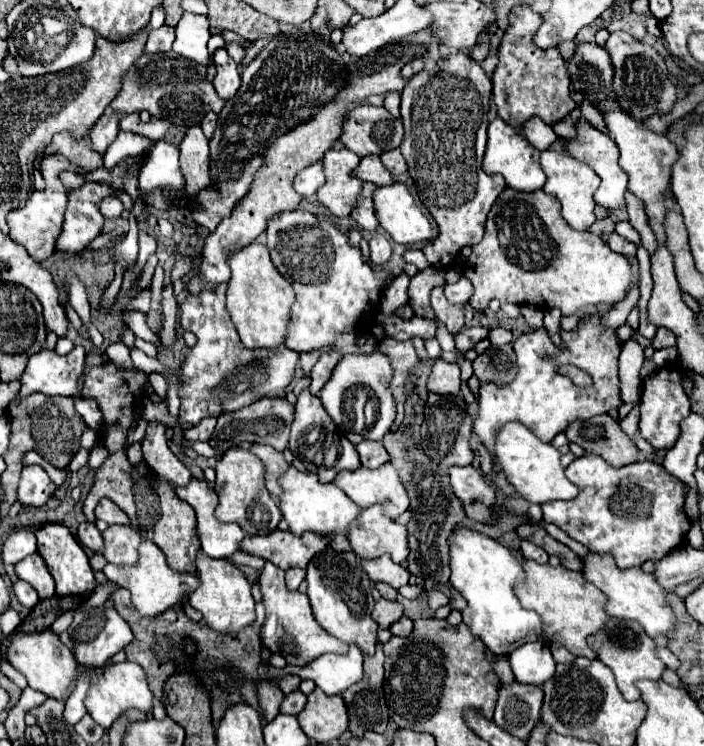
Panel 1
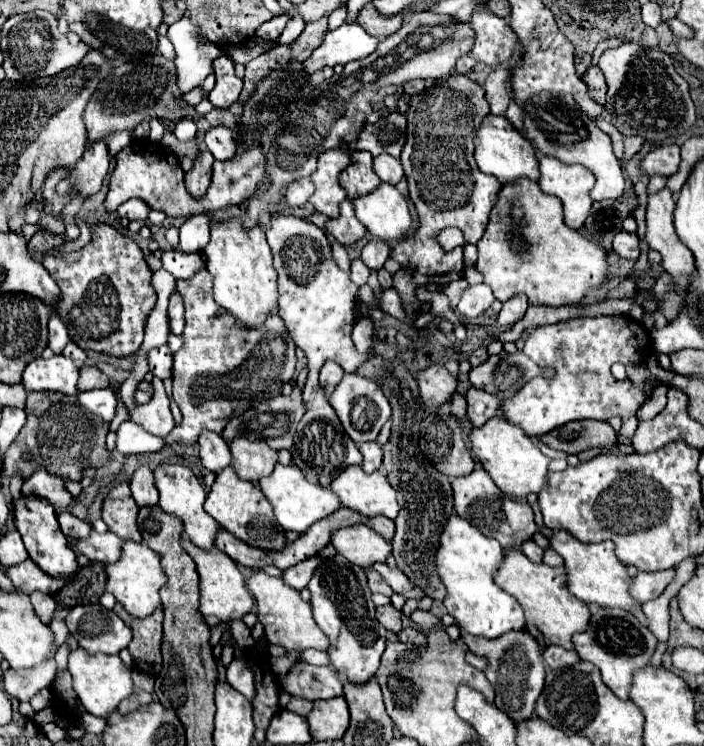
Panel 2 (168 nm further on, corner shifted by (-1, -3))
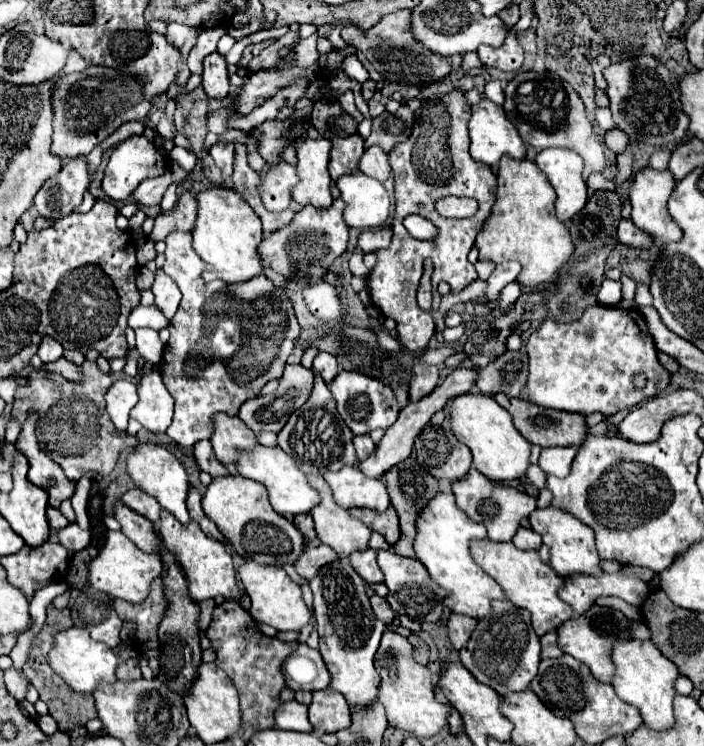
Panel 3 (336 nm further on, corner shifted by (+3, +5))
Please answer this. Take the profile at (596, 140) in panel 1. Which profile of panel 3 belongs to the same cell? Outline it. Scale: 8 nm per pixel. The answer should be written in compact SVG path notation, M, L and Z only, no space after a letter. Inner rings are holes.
M550 71L518 73L504 87L504 95L506 101L502 109L528 145L536 147L538 151L548 147L566 147L576 151L584 159L584 179L588 179L588 175L594 171L598 173L604 171L606 167L604 145L598 141L594 127L586 117L582 99L574 91L574 87L568 81L564 81L558 73Z

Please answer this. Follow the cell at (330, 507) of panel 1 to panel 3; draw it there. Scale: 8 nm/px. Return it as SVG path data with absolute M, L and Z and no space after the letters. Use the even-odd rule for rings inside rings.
M254 447L250 451L240 451L238 461L236 461L236 471L242 477L254 479L262 483L268 491L270 505L274 507L276 513L280 515L298 515L298 513L308 513L314 505L318 505L318 493L308 485L306 475L296 467L294 459L288 457L280 447Z

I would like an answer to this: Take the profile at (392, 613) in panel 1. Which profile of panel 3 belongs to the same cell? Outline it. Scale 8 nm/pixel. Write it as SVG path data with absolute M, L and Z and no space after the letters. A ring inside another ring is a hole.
M372 595L372 597L370 597L370 603L372 603L372 609L374 609L374 615L376 615L378 619L382 619L386 625L390 625L392 619L394 619L394 611L390 609L388 601L382 599L382 597L378 597L378 595Z

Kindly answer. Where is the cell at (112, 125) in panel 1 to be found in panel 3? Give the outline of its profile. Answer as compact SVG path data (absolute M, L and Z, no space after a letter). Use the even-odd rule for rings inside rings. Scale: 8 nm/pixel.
M86 157L64 161L62 171L38 189L34 207L40 217L54 223L64 215L70 215L82 203L82 195L88 185L90 175L86 169Z

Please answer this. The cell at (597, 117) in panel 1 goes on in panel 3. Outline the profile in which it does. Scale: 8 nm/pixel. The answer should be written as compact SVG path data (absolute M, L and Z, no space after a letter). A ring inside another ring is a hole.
M614 129L614 131L606 133L604 143L606 143L606 147L608 147L612 153L620 155L620 153L624 153L624 151L626 151L626 147L630 145L630 139L628 139L628 135L626 135L626 133L622 133L622 131L616 131L616 129Z

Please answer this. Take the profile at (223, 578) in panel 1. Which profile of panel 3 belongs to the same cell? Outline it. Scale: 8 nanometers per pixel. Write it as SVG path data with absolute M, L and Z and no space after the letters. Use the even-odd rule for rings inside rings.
M162 511L160 513L160 535L164 537L164 545L174 555L180 569L184 571L184 577L188 579L188 593L194 601L212 599L216 595L222 595L224 599L240 597L240 591L236 585L236 573L232 567L232 557L226 545L202 533L196 521L190 521L190 525L182 525L172 513Z

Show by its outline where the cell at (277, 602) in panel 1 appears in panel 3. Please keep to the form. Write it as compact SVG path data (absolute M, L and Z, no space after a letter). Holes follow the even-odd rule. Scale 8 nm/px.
M246 561L238 569L240 581L252 601L250 613L256 621L276 627L278 631L300 631L306 623L310 623L310 613L302 601L302 591L292 579L286 575L282 567L262 567L254 561Z

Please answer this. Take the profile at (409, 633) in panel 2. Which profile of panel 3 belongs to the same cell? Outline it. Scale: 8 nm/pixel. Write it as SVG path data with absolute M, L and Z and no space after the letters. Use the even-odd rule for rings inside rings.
M414 633L408 637L408 641L412 643L414 647L414 659L420 663L420 665L428 665L428 645Z

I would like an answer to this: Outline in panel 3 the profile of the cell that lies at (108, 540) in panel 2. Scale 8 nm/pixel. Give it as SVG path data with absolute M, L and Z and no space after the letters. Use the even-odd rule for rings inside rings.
M72 523L64 527L62 531L58 531L58 543L62 543L72 553L82 551L90 543L90 531L84 531L76 523Z

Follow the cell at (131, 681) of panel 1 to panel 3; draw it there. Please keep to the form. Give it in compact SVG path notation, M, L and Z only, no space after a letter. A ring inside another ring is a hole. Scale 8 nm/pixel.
M70 627L70 629L58 631L54 635L54 645L48 653L48 663L54 669L54 673L58 673L74 691L92 693L98 681L114 683L114 679L116 679L114 671L118 665L118 657L116 657L116 651L112 647L94 641L90 637L90 633L86 633L86 629Z

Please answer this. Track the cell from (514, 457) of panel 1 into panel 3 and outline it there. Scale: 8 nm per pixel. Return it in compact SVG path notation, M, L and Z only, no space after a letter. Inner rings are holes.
M468 393L458 395L448 405L450 411L450 429L454 437L464 443L474 457L474 467L490 477L492 481L508 483L514 479L520 479L528 465L530 465L530 443L516 431L512 417L506 409L502 409L494 397L482 395L482 393Z

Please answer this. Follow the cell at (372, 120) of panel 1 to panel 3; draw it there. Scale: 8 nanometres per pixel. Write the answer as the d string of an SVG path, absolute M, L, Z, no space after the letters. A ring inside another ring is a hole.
M400 105L396 115L390 115L386 111L372 121L372 133L364 141L364 147L378 145L382 147L384 153L390 153L398 143L410 137L412 125L414 125L414 111L408 105Z

